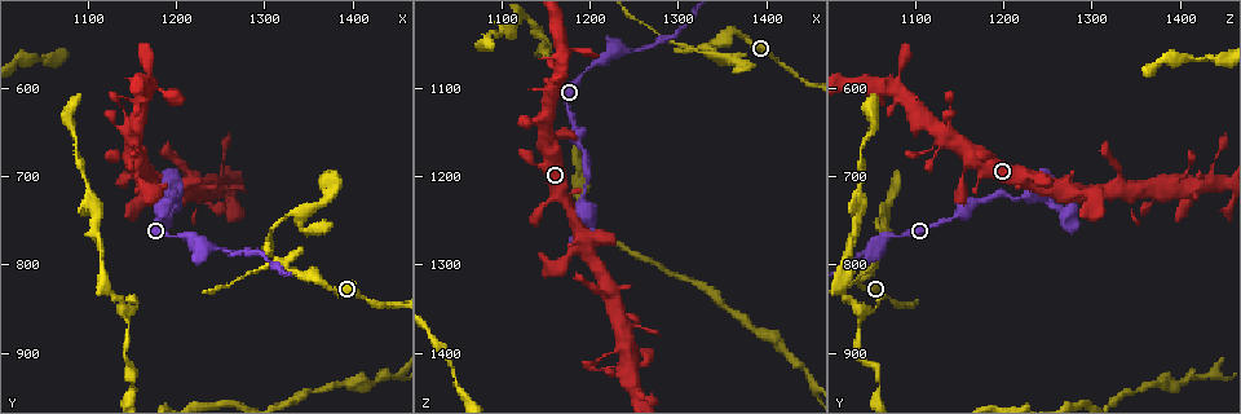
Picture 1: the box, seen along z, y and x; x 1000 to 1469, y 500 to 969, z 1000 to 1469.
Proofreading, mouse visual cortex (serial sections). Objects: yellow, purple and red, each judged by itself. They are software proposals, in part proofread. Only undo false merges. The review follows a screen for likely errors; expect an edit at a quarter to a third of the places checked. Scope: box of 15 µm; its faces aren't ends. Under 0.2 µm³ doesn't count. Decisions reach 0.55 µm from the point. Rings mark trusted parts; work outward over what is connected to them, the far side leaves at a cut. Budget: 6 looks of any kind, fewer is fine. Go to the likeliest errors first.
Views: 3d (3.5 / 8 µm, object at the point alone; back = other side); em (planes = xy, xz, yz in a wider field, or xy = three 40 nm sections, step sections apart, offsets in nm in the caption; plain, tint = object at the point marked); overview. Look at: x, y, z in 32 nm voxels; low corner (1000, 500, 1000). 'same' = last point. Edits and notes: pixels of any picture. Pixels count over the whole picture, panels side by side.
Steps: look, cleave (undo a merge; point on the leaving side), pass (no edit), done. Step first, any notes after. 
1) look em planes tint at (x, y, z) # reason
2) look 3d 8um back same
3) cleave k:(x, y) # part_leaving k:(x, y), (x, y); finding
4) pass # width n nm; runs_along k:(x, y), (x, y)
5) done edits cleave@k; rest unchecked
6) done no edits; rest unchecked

look 3d 8um back at (1315, 790, 1055)

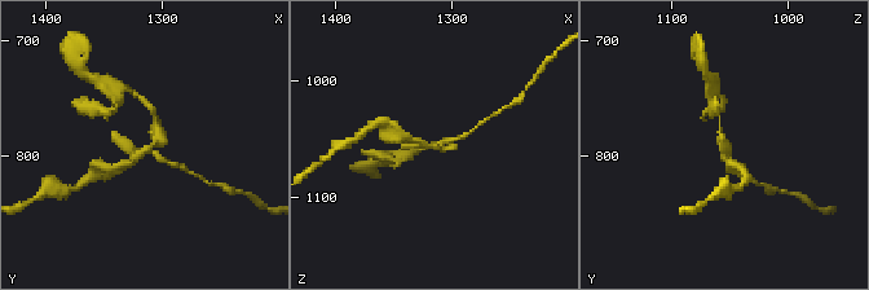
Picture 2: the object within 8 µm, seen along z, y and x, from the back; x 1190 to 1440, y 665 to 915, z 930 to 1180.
look em xy step 2 tint at (1314, 796, 1058) # need the tissue

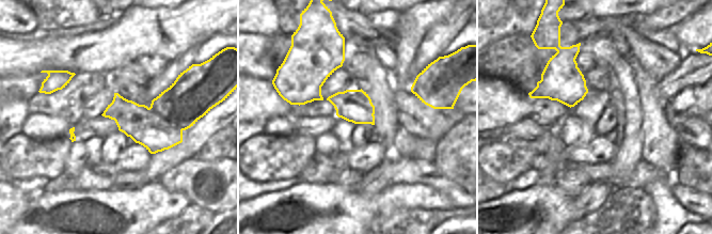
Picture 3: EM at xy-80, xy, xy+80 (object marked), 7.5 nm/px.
cleave 2:(115, 137) # border 3:(114, 120), (182, 130); a second cell is stuck on

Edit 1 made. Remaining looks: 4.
look overview

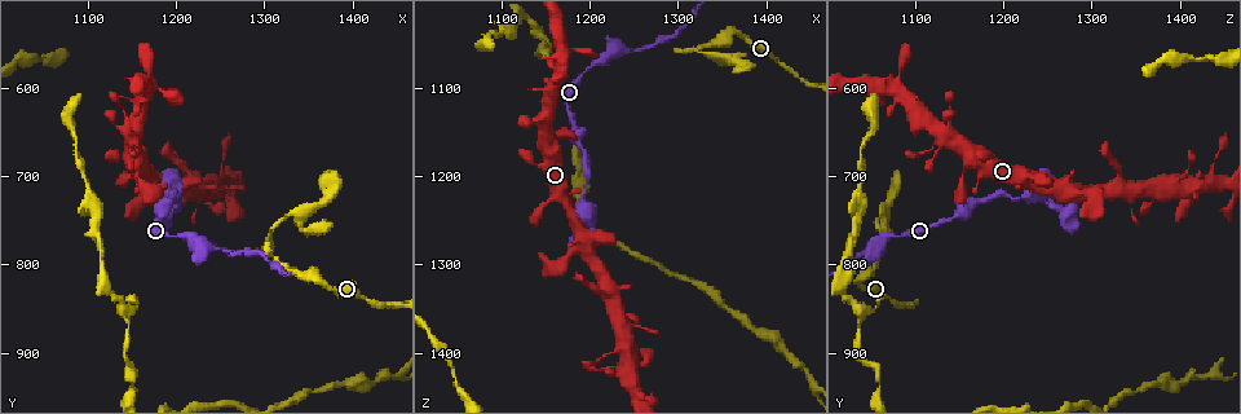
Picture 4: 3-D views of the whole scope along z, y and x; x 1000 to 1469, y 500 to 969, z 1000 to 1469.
look 3d 3.5um at (1250, 785, 1060) # thin neck

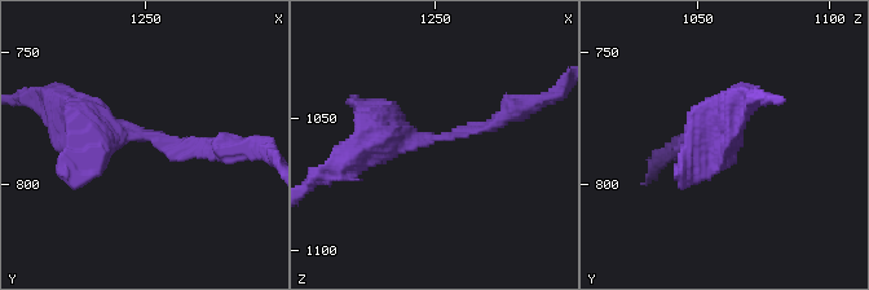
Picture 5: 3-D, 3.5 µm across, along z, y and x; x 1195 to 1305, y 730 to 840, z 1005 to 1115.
look em xy step 2 tint at (1251, 783, 1058) # arm_widths 150, 500 nm; now the EM

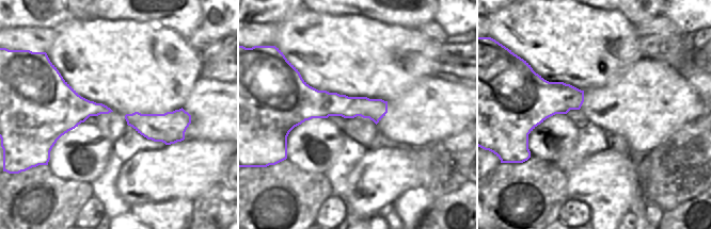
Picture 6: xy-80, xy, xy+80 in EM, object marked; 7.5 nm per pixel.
pass # runs_along 5:(362, 149), (386, 136), (466, 133), (512, 110); one cell here

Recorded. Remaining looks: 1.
done edits cleave@2; rest unchecked

